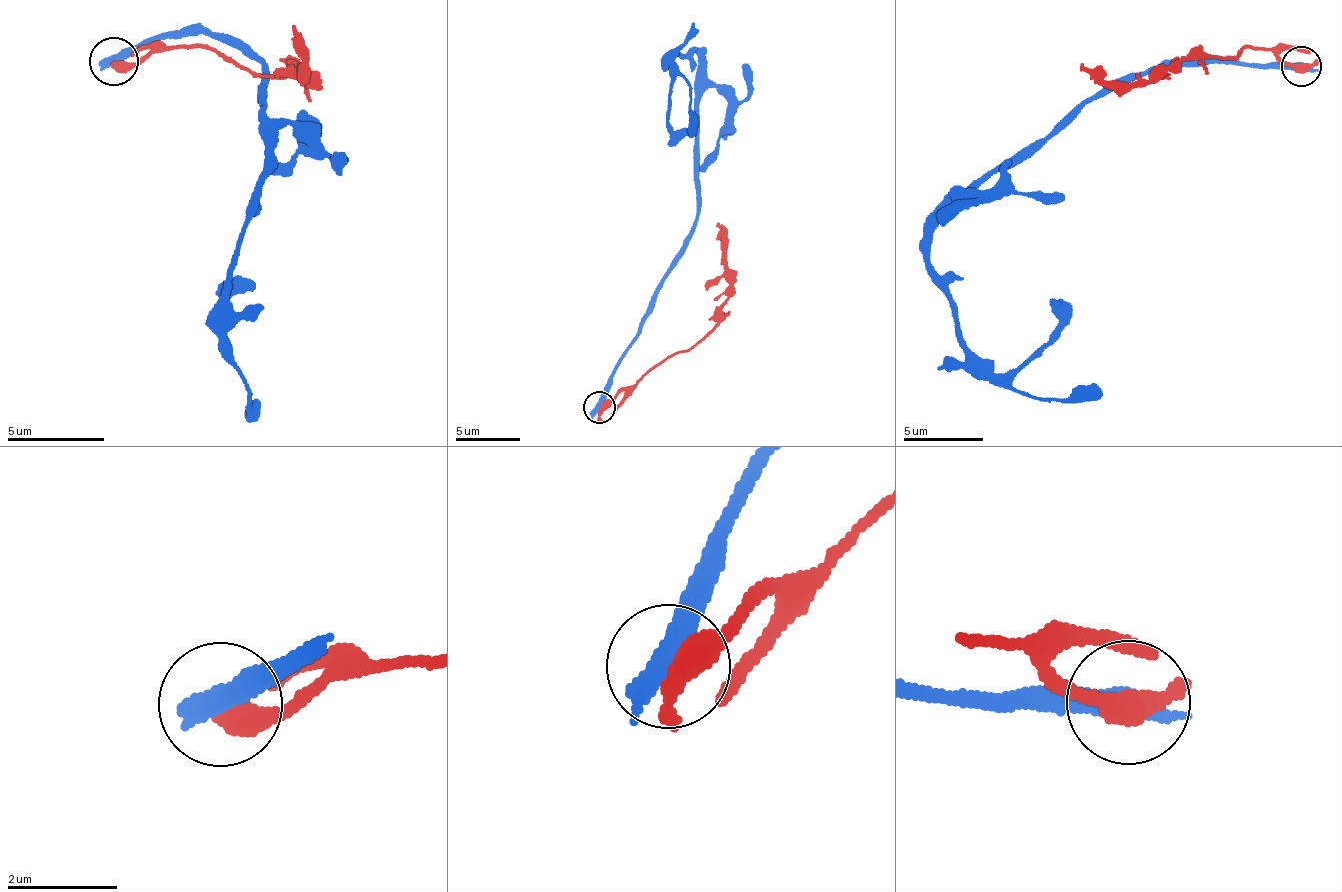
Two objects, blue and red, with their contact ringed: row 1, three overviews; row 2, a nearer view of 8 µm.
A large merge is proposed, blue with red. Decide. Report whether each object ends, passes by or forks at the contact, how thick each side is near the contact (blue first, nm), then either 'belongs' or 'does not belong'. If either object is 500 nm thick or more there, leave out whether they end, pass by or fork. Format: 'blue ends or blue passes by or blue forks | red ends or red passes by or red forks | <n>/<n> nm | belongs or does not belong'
550/550 nm | does not belong

